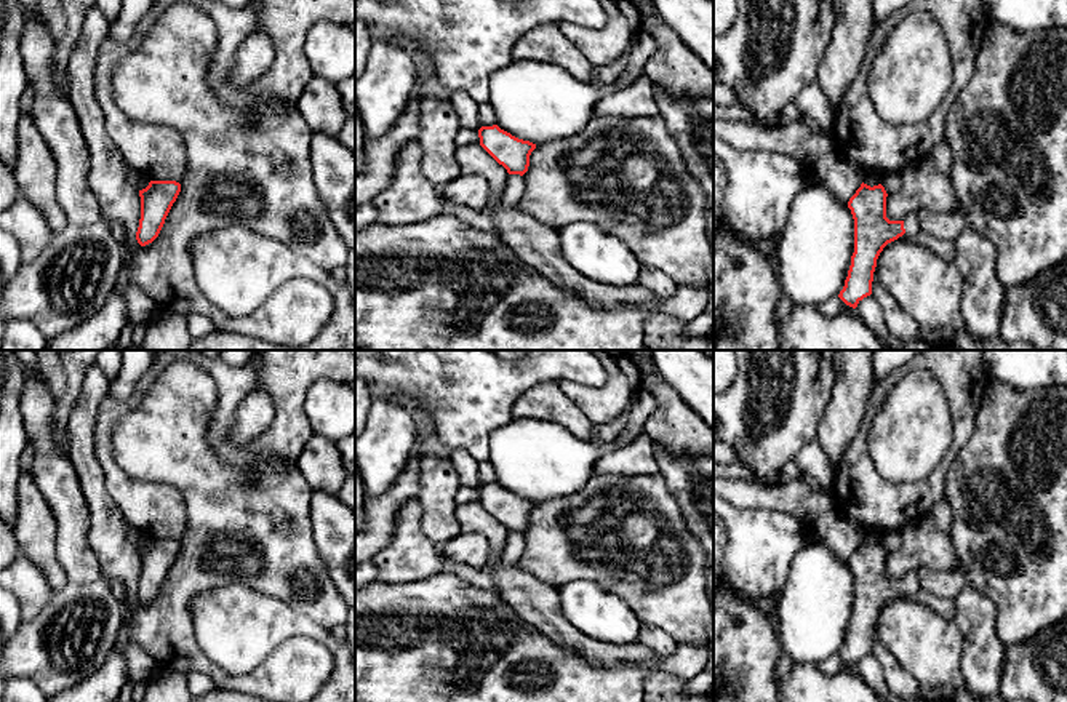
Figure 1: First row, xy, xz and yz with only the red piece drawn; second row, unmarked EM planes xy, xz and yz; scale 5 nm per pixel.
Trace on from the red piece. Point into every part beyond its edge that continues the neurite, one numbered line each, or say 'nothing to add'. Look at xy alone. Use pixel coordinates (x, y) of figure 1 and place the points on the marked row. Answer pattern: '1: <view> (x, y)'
nothing to add

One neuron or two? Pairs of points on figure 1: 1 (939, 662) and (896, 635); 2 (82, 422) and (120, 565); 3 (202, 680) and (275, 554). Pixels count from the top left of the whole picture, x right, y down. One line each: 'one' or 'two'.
1: one
2: one
3: two

